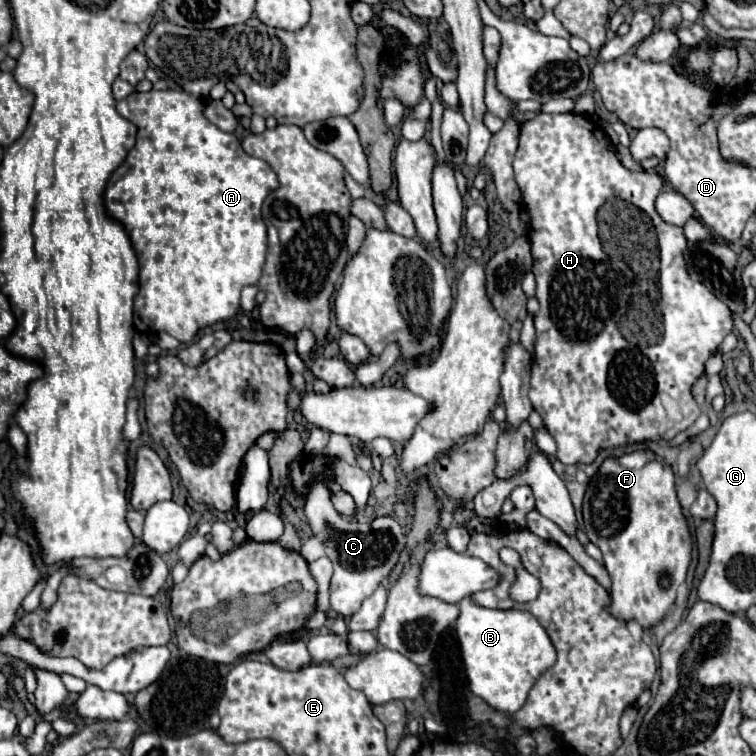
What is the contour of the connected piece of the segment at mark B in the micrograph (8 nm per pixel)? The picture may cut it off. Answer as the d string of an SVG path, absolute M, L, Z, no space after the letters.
M468 596L458 602L458 608L460 608L460 616L456 618L456 634L460 642L460 652L462 652L470 692L482 698L494 710L504 712L504 714L514 714L516 710L524 706L526 696L532 684L536 682L536 678L556 662L556 650L550 642L550 636L546 634L542 624L528 612L482 608L482 606L472 604Z

